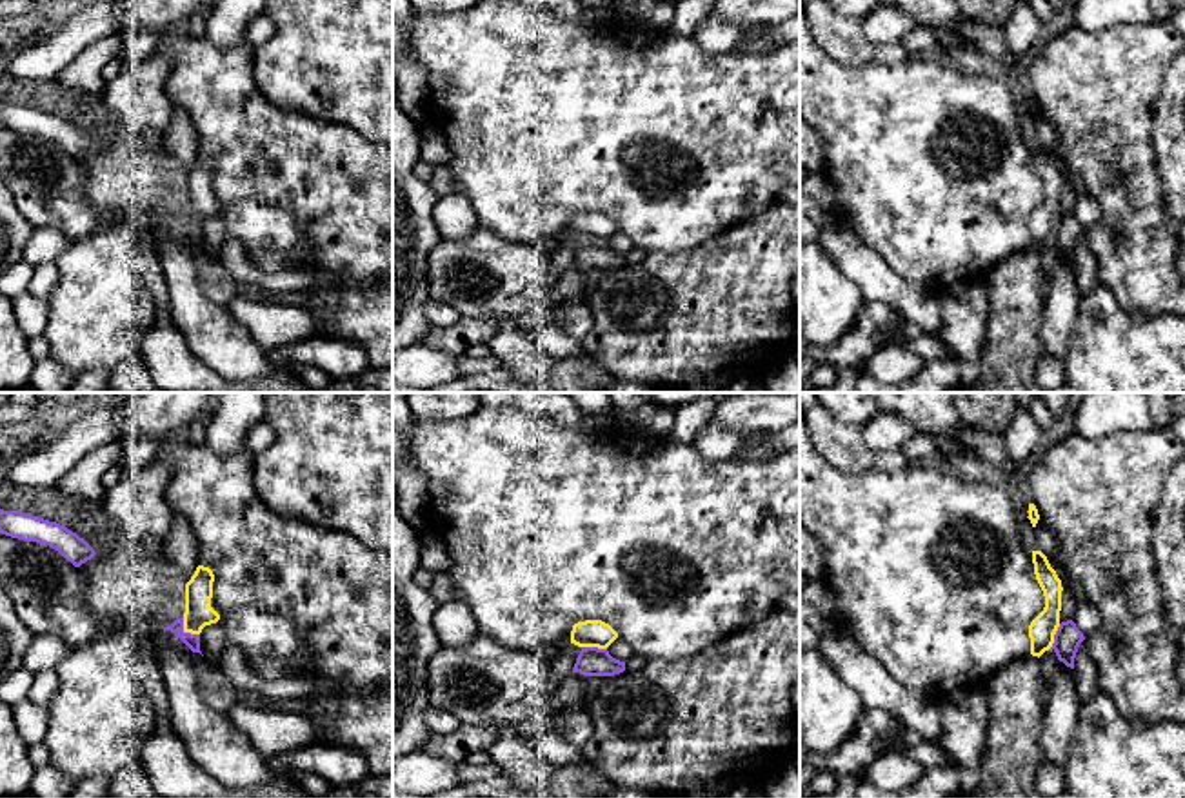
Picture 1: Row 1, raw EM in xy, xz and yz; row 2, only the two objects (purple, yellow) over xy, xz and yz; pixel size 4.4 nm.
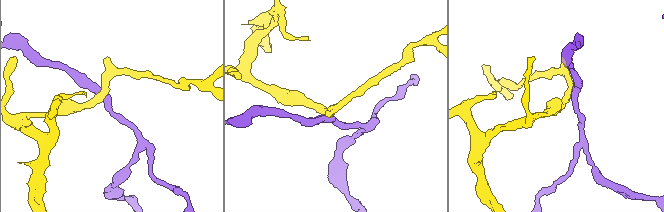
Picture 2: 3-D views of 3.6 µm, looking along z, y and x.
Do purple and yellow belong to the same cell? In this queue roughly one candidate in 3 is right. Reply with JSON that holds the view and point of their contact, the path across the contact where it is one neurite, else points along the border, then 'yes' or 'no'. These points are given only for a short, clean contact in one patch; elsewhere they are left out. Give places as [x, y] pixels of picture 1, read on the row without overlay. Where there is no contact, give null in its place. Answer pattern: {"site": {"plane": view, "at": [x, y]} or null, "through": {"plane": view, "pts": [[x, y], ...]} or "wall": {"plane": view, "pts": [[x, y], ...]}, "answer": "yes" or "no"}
{"site": {"plane": "xy", "at": [186, 226]}, "answer": "no"}

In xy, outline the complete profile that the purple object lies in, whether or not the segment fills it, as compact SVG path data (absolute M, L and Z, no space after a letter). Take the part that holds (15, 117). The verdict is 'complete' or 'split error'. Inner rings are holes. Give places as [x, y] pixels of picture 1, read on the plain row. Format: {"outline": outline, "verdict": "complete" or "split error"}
{"outline": "M0 102L0 125L24 135L49 138L75 160L95 149L95 142L65 118L20 104Z", "verdict": "complete"}

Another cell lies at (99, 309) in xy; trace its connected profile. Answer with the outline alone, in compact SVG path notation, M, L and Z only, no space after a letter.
M78 102L69 124L84 131L95 149L78 162L84 196L100 213L100 227L87 238L71 242L55 260L58 284L45 298L49 314L44 338L49 342L51 358L65 365L75 376L89 369L113 373L140 344L151 327L154 302L140 276L140 240L129 207L142 205L156 220L167 220L185 205L185 185L165 160L160 138L131 135L111 115L89 120L91 107Z

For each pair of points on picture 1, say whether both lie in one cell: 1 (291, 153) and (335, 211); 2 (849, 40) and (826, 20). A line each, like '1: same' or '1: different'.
1: same
2: same

